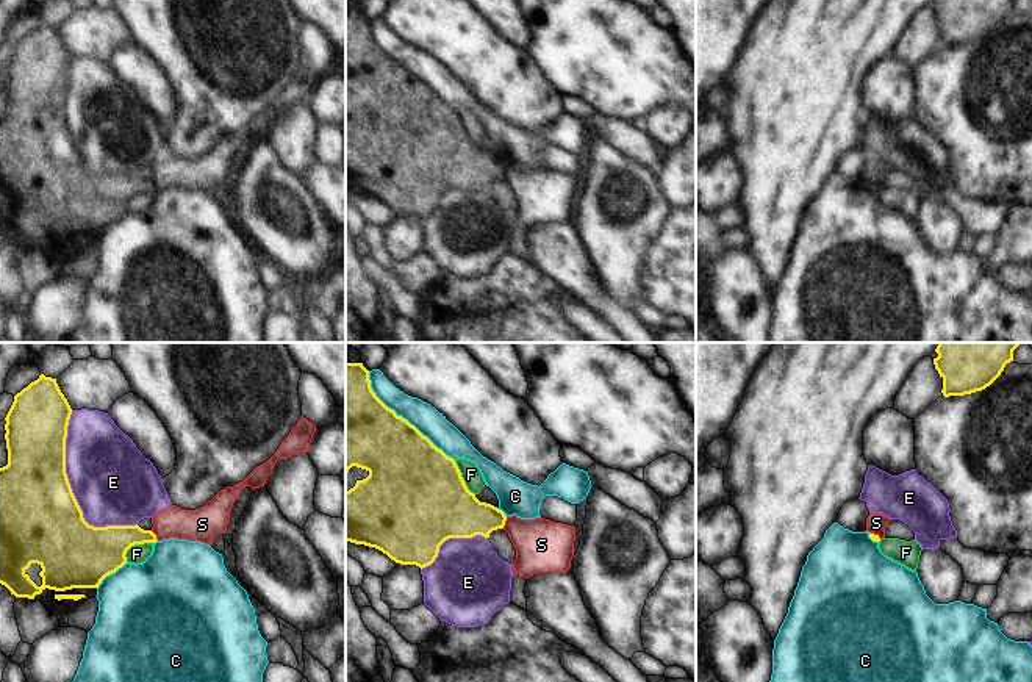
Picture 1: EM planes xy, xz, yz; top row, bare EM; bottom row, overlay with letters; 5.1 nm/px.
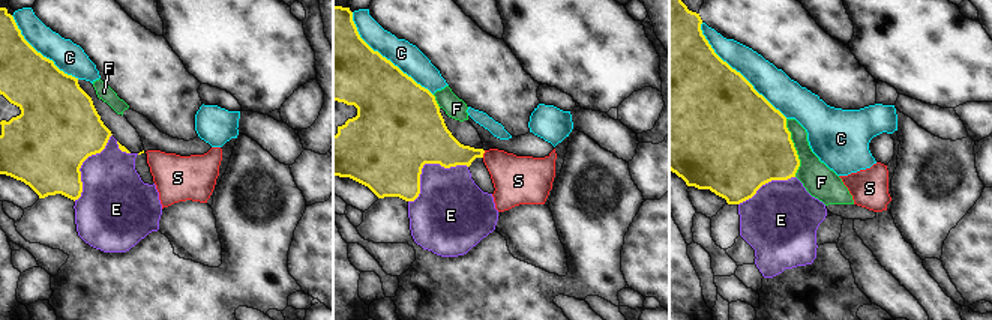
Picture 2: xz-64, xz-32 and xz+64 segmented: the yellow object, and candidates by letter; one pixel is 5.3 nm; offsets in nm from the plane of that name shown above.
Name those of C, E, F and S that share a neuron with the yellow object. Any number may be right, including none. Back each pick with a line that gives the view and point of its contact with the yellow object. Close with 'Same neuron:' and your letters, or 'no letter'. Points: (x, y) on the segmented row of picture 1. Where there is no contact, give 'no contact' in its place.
Same neuron: no letter

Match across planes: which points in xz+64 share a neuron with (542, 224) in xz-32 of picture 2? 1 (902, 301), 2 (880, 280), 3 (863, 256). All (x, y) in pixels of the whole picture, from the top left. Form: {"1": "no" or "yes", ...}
{"1": "no", "2": "no", "3": "no"}

